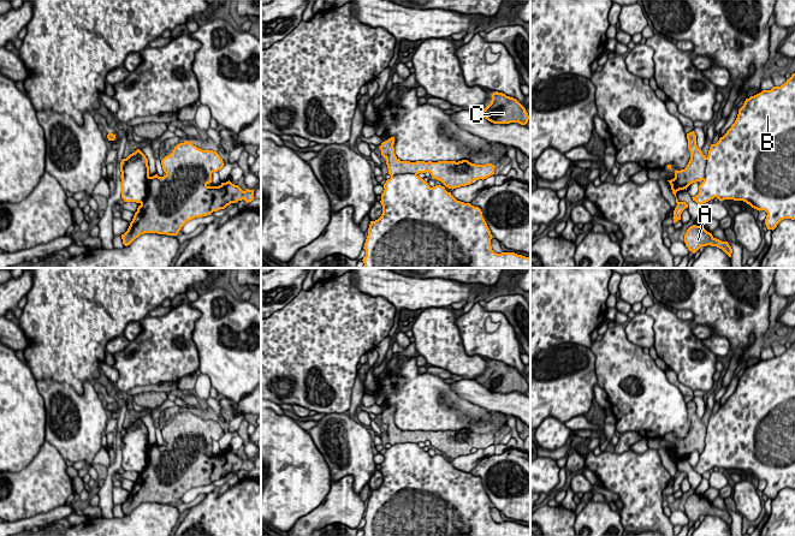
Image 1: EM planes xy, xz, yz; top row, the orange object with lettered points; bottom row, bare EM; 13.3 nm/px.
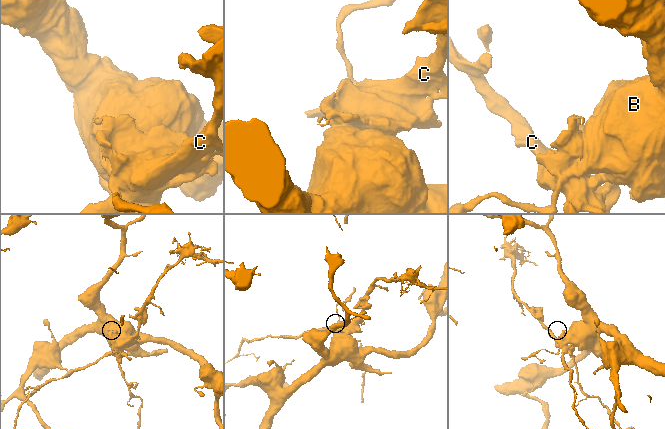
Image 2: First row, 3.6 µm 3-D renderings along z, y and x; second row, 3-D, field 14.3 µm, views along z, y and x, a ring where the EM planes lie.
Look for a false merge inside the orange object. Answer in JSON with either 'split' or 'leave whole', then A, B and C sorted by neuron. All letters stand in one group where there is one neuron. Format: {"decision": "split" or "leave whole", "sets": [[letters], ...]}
{"decision": "split", "sets": [["A", "C"], ["B"]]}

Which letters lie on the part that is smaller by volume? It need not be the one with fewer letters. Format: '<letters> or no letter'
A, C

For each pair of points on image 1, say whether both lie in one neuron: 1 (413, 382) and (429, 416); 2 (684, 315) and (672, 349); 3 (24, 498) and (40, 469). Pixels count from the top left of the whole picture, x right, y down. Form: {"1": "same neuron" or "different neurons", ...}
{"1": "same neuron", "2": "different neurons", "3": "same neuron"}

